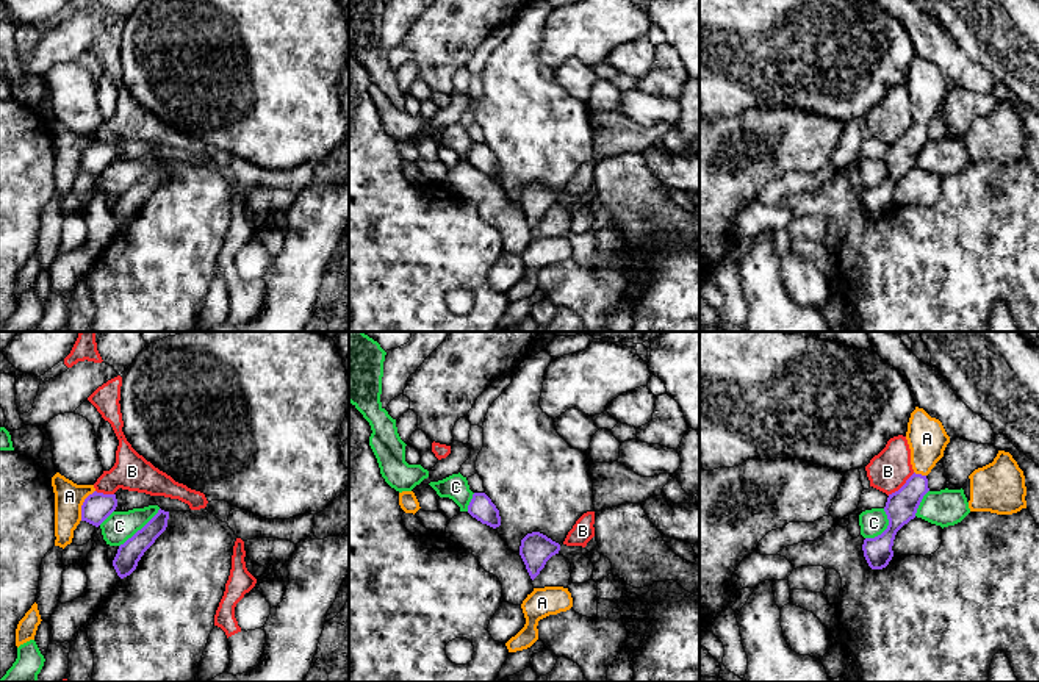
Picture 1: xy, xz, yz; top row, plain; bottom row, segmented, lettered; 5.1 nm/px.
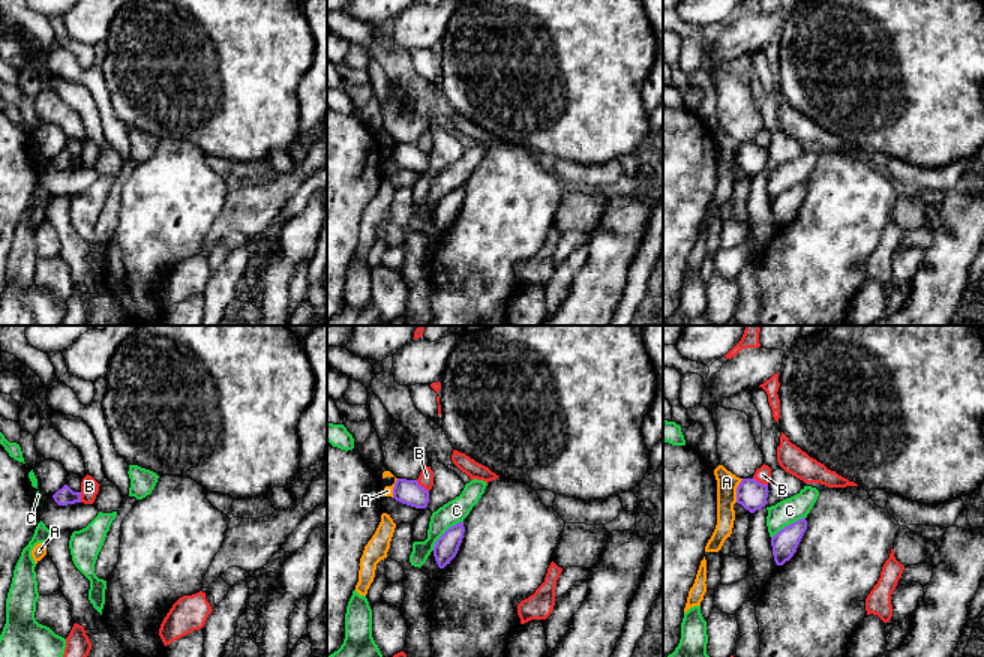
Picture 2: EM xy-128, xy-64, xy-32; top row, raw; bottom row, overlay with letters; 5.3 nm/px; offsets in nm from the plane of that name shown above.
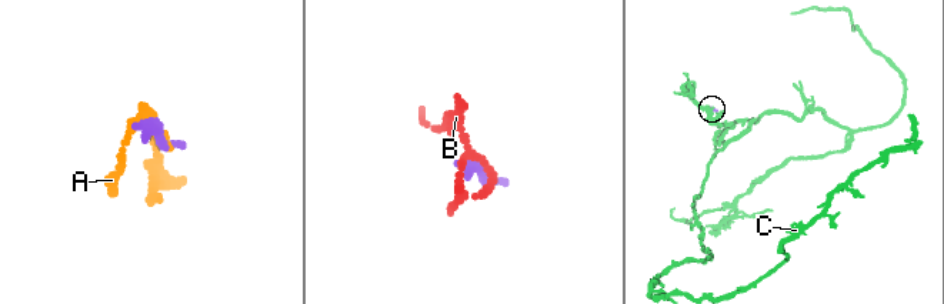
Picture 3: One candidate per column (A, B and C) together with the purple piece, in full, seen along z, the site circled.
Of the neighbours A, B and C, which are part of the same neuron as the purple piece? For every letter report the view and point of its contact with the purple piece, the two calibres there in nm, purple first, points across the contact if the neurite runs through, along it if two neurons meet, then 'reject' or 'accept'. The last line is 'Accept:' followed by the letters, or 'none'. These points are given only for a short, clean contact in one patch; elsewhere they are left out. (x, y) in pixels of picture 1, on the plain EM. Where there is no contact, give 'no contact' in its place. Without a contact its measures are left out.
A: meets purple in xy at (82, 155); 150 nm thick on the purple side, 150 nm on the other; reject
B: meets purple in yz at (902, 136); 160 nm thick on the purple side, 200 nm on the other; reject
C: meets purple in xy at (141, 179); 120 nm thick on the purple side, 160 nm on the other; accept
Accept: C

